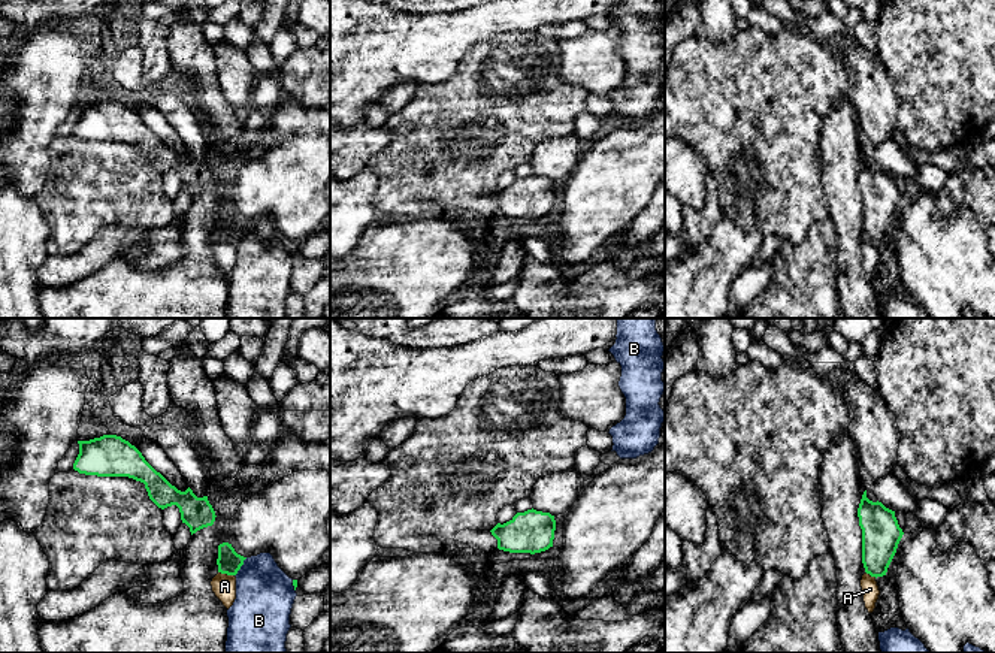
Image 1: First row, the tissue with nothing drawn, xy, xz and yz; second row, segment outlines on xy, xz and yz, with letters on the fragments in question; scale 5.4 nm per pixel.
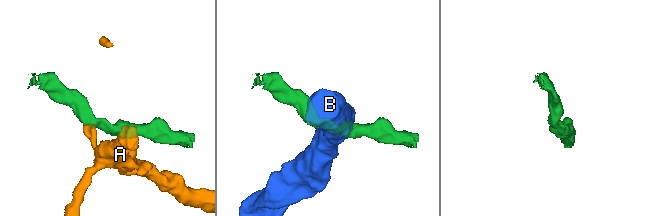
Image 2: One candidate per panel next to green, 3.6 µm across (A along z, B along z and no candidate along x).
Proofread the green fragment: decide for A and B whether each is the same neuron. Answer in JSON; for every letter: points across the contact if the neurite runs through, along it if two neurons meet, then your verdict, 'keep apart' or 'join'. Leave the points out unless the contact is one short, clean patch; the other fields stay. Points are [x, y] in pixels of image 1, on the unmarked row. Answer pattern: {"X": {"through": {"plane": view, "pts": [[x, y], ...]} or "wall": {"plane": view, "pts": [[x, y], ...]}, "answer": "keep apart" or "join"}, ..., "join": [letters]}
{"A": {"wall": {"plane": "xy", "pts": [[218, 236], [233, 241]]}, "answer": "keep apart"}, "B": {"wall": {"plane": "xy", "pts": [[247, 223], [235, 241]]}, "answer": "keep apart"}, "join": []}

